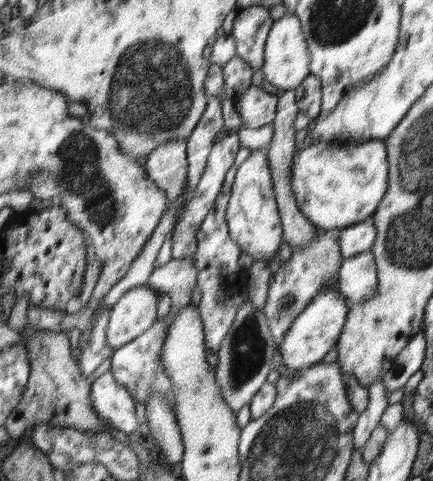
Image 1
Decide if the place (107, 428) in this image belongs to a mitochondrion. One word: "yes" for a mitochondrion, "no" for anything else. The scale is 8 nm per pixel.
no

